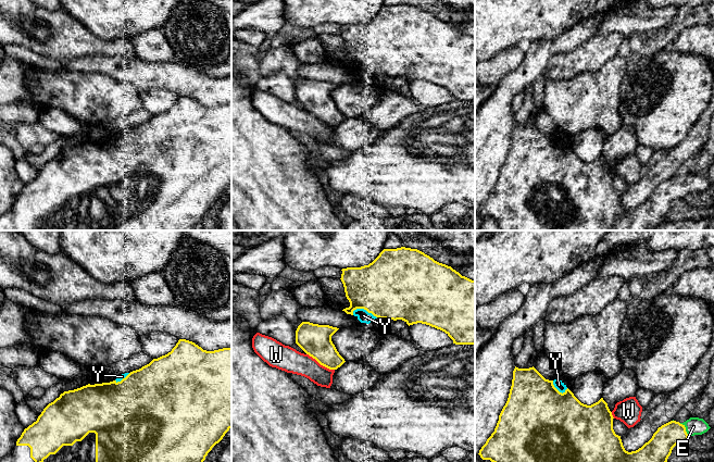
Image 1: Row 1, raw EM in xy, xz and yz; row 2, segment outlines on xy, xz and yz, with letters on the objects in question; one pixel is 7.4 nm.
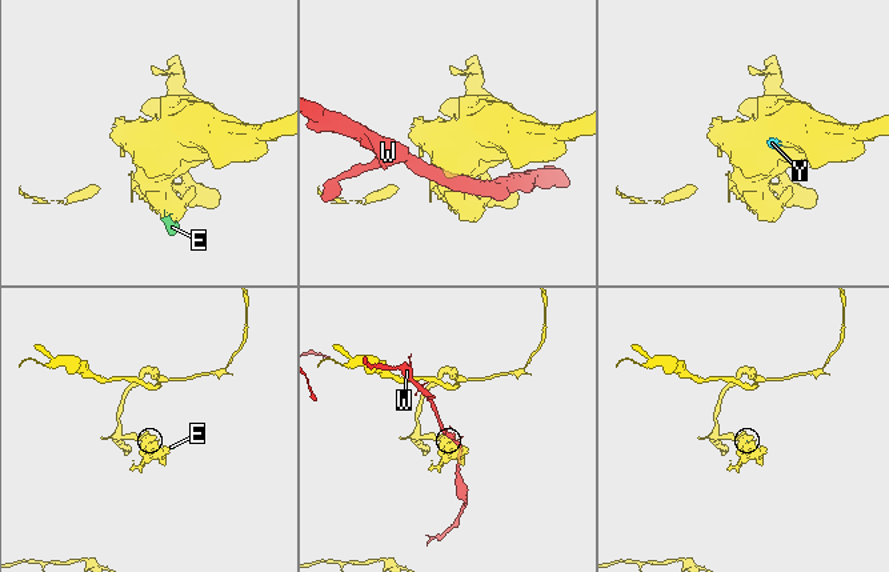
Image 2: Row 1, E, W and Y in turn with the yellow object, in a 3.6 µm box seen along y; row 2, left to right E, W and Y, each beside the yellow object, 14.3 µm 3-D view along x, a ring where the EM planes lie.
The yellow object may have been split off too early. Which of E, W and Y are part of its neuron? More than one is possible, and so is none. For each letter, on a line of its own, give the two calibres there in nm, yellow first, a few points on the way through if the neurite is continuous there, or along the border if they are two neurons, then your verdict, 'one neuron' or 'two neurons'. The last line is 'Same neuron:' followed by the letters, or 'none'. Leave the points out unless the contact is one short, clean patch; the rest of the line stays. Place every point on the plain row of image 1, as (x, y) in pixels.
E: calibres 190 and 130 nm; one neuron
W: calibres 240 and 180 nm; two neurons
Y: calibres 460 and 90 nm; one neuron
Same neuron: E, Y

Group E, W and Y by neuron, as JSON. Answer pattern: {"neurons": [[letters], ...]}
{"neurons": [["E", "Y"], ["W"]]}

